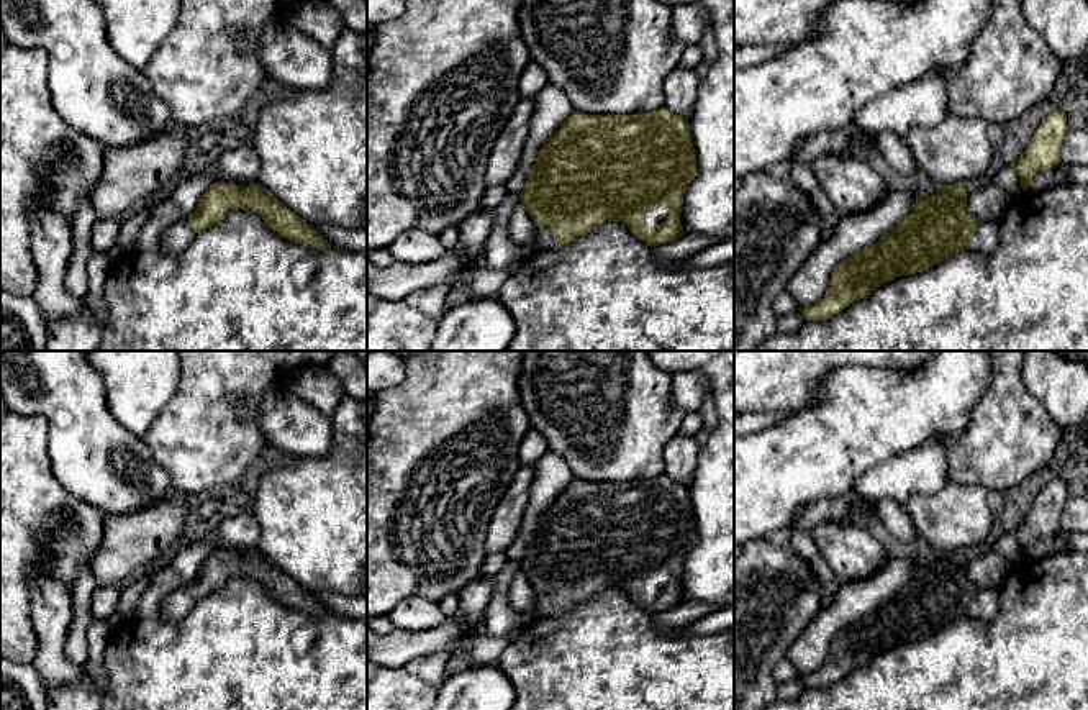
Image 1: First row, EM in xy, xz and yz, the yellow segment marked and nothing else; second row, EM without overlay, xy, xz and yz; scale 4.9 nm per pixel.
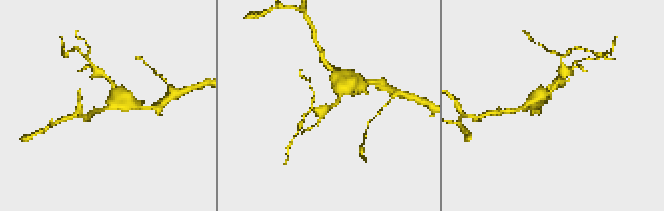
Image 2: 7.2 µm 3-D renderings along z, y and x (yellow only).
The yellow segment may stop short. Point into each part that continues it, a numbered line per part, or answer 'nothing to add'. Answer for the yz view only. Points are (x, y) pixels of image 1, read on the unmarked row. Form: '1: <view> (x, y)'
1: yz (987, 604)

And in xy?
1: xy (177, 604)

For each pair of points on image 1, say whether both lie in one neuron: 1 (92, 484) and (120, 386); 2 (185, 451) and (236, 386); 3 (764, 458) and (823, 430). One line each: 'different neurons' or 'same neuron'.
1: different neurons
2: same neuron
3: same neuron

